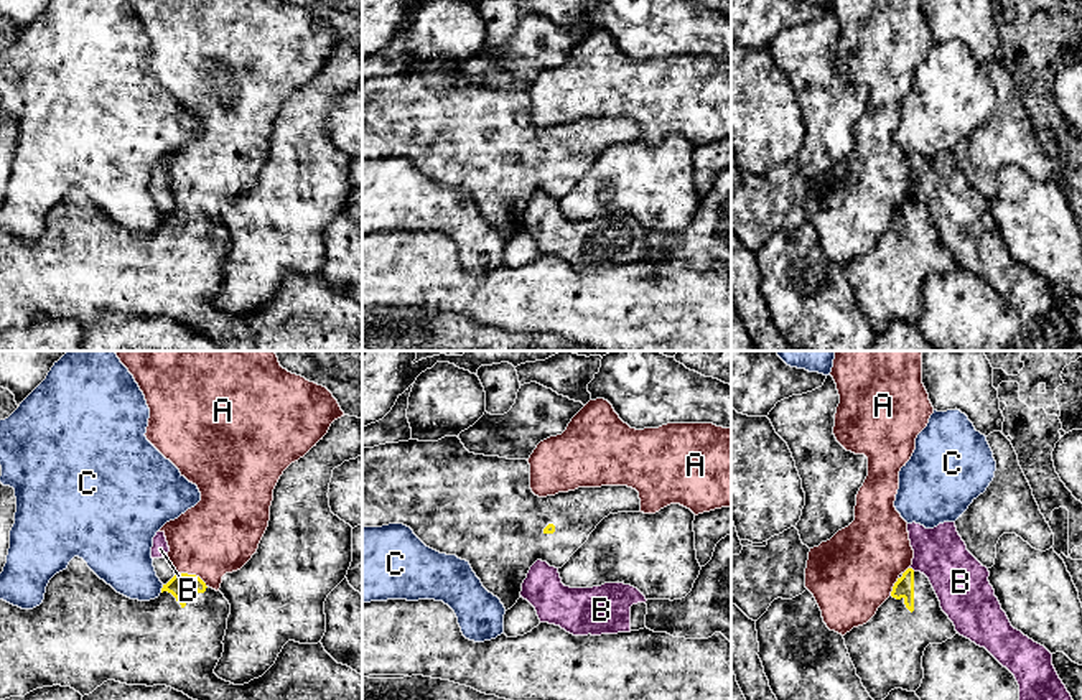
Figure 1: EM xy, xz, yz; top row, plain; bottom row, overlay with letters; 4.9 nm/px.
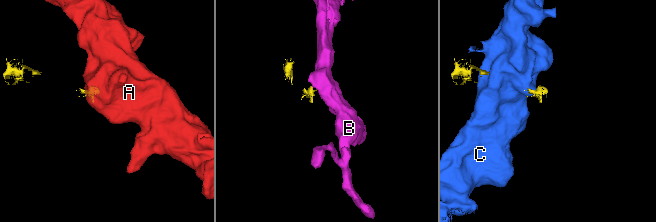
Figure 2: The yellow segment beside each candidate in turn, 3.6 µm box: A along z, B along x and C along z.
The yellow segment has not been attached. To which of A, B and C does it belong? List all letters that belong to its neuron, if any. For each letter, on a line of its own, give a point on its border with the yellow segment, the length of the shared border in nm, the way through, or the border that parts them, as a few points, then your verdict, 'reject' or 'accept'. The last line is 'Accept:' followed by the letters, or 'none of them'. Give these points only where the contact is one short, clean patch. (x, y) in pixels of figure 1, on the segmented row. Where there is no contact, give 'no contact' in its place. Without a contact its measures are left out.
A: xy (191, 575) | 180 nm | along xy (175, 572), (196, 575), (206, 587) | reject
B: no contact | reject
C: xy (162, 588) | 40 nm | along xy (163, 585), (160, 592) | reject
Accept: none of them

